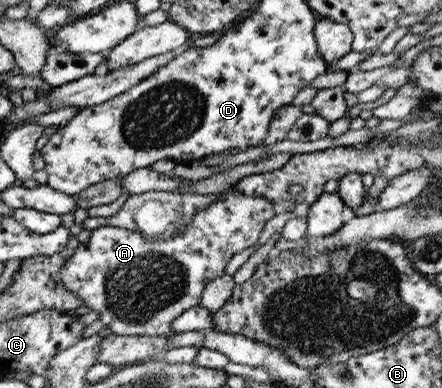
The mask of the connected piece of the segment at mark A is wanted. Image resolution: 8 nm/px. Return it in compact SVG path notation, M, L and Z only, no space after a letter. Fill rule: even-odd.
M231 187L218 194L220 194L221 197L216 201L209 203L206 207L200 208L200 211L192 216L191 223L184 226L184 228L176 234L176 237L163 239L162 242L156 240L147 241L143 236L140 236L138 232L127 231L126 229L120 229L120 227L101 226L92 230L86 242L78 242L77 246L74 248L73 254L66 260L64 267L59 271L59 276L63 283L62 287L66 288L69 292L72 292L75 296L78 296L83 301L82 307L88 307L88 309L96 311L96 313L100 315L99 319L104 324L104 327L110 329L114 336L172 336L173 333L170 329L171 321L181 313L184 313L184 310L199 304L199 299L201 298L200 294L203 292L206 283L220 277L224 273L225 265L234 253L238 253L239 251L242 251L242 249L254 245L265 223L278 211L273 203L264 199L261 195L244 195L239 191L233 191Z

